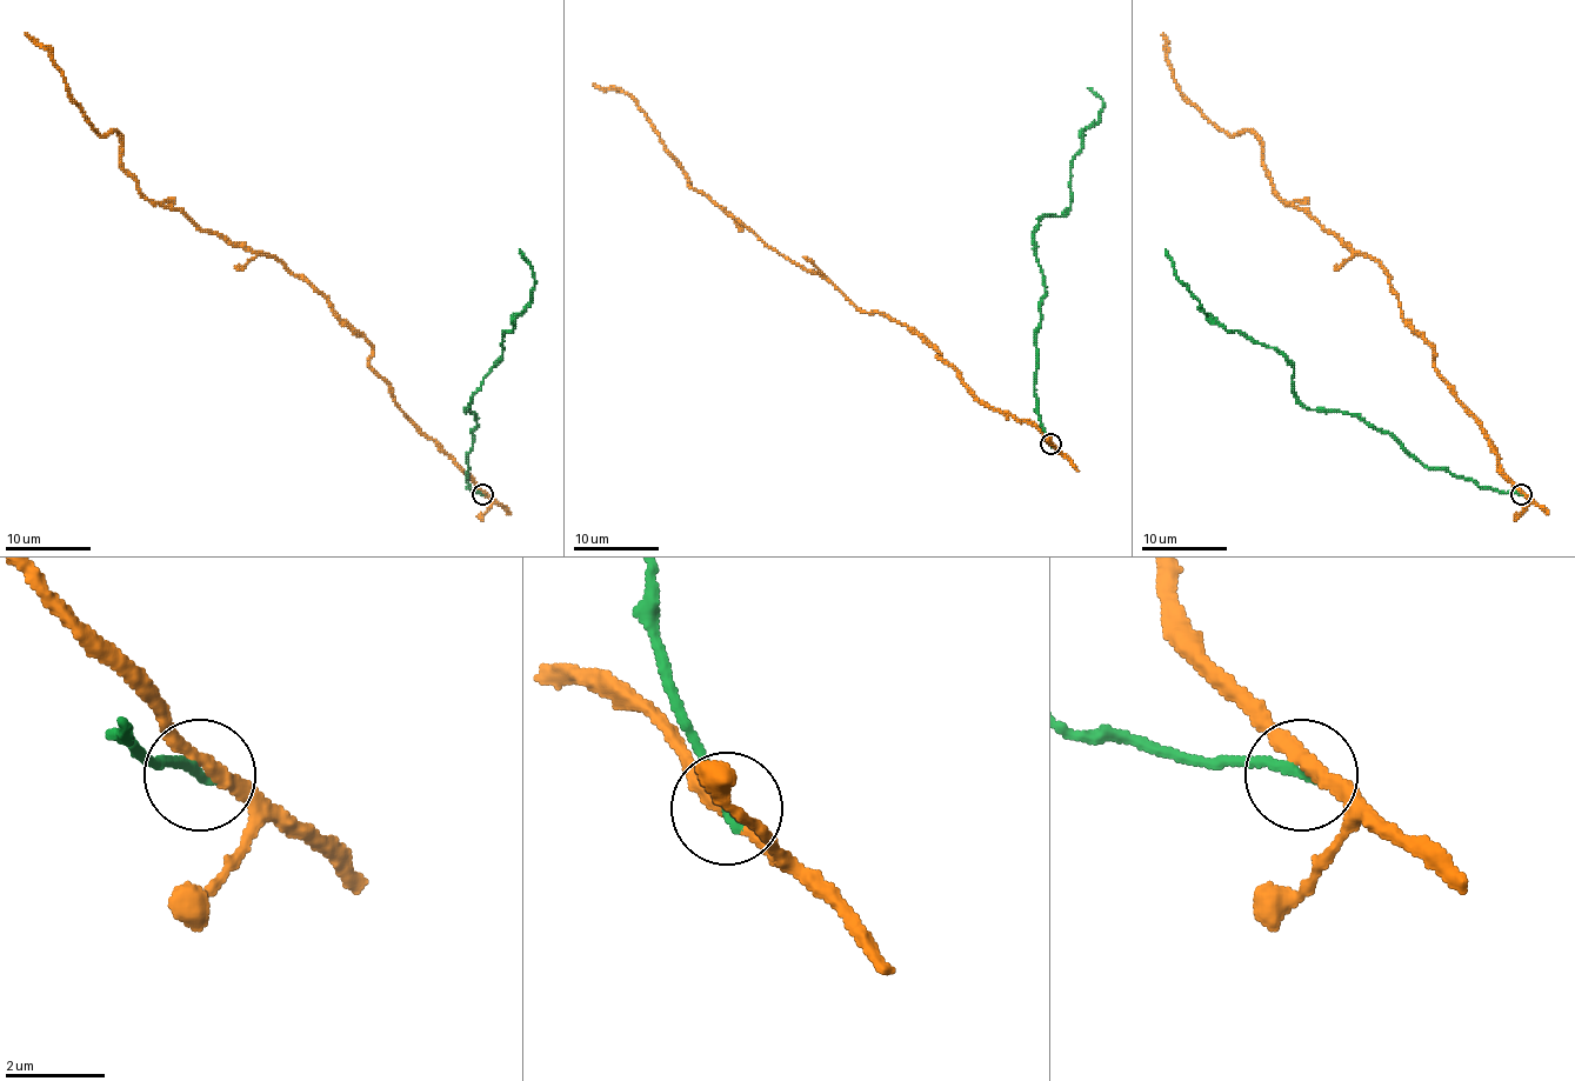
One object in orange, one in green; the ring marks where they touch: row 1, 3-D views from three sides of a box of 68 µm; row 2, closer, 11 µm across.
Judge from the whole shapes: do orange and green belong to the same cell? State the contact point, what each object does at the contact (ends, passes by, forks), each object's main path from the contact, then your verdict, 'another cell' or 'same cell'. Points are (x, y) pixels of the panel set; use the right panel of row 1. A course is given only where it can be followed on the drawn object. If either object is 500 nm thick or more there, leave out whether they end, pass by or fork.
at (1521, 494); orange passes by; green ends there; orange runs (1521, 493), (1402, 315), (1390, 274), (1274, 191), (1261, 141), (1229, 135), (1180, 91), (1163, 33); green runs (1521, 495), (1425, 467), (1355, 415), (1308, 409), (1294, 389), (1294, 366), (1212, 319), (1165, 248); another cell

